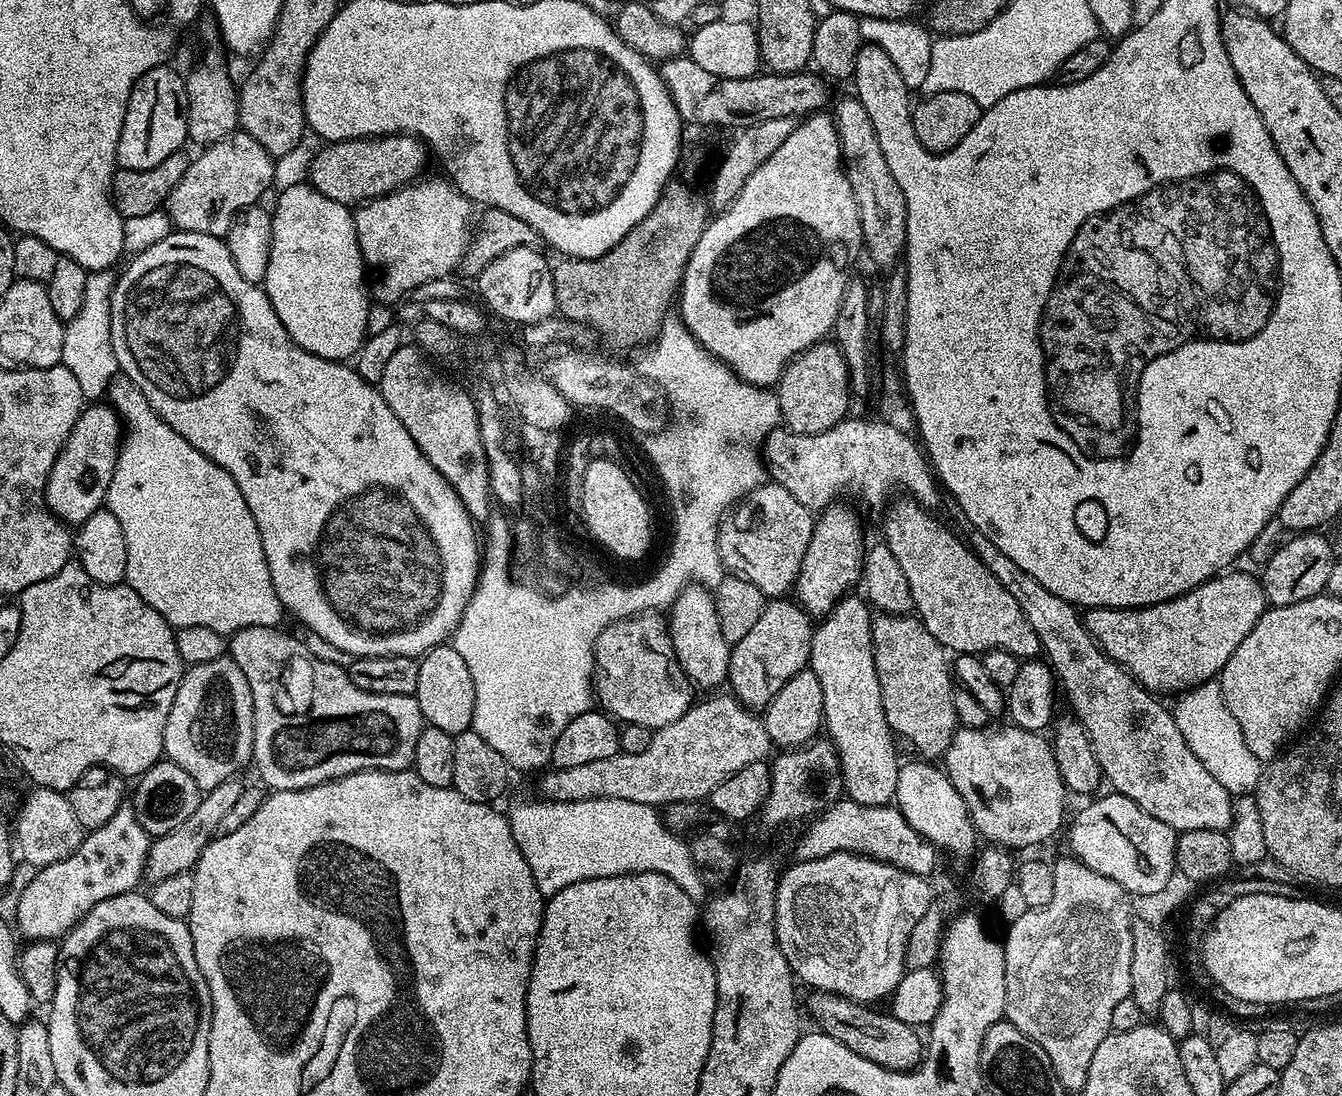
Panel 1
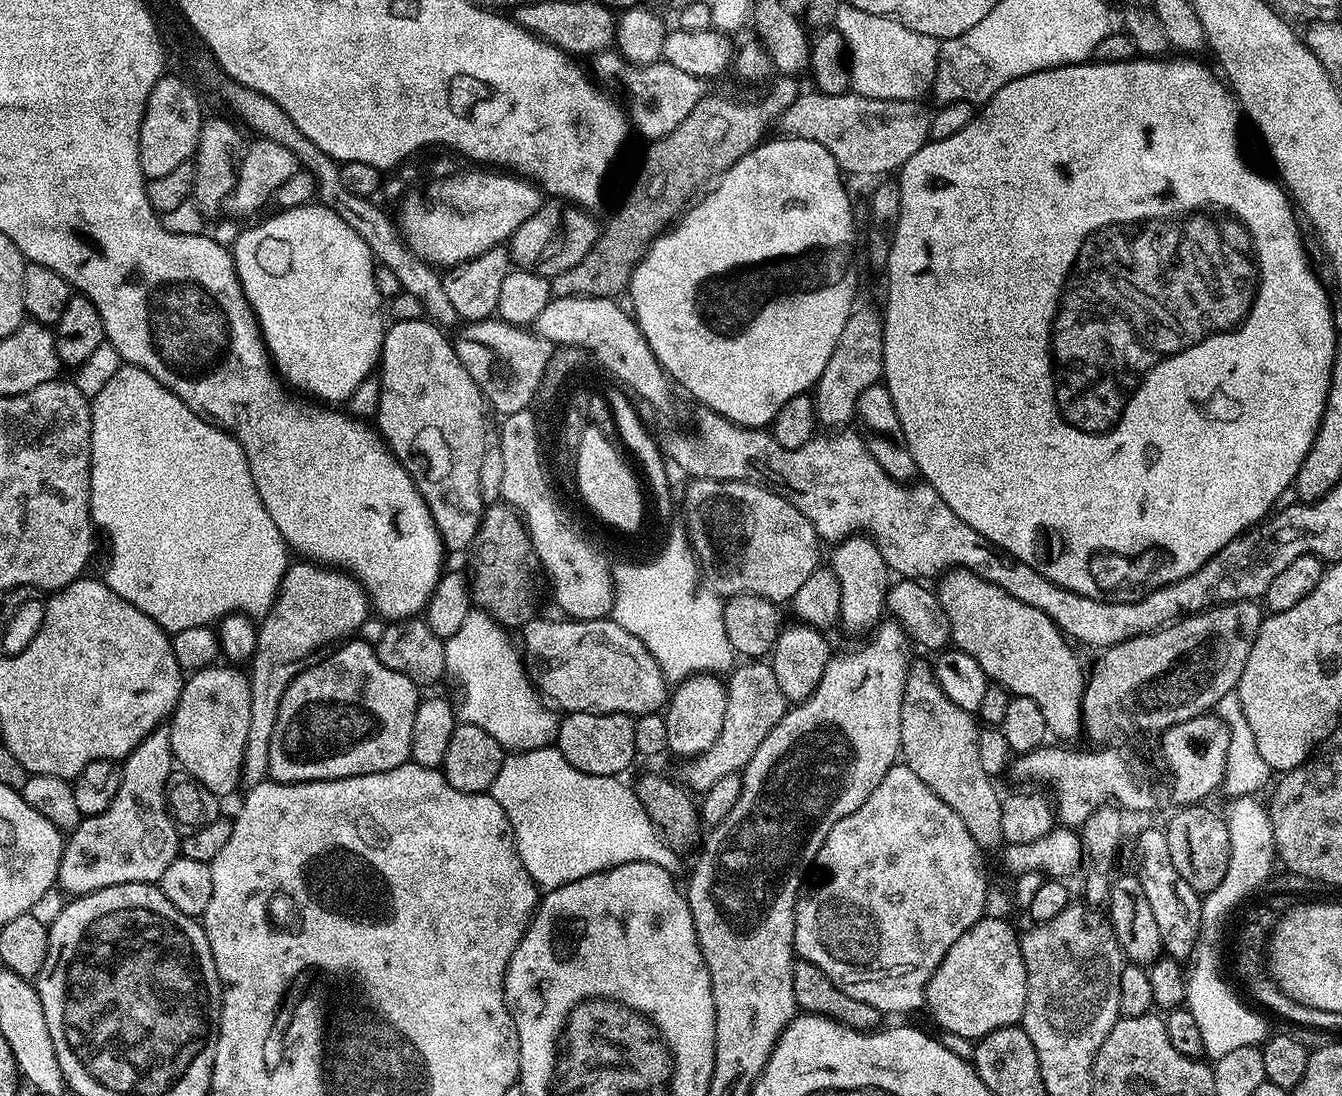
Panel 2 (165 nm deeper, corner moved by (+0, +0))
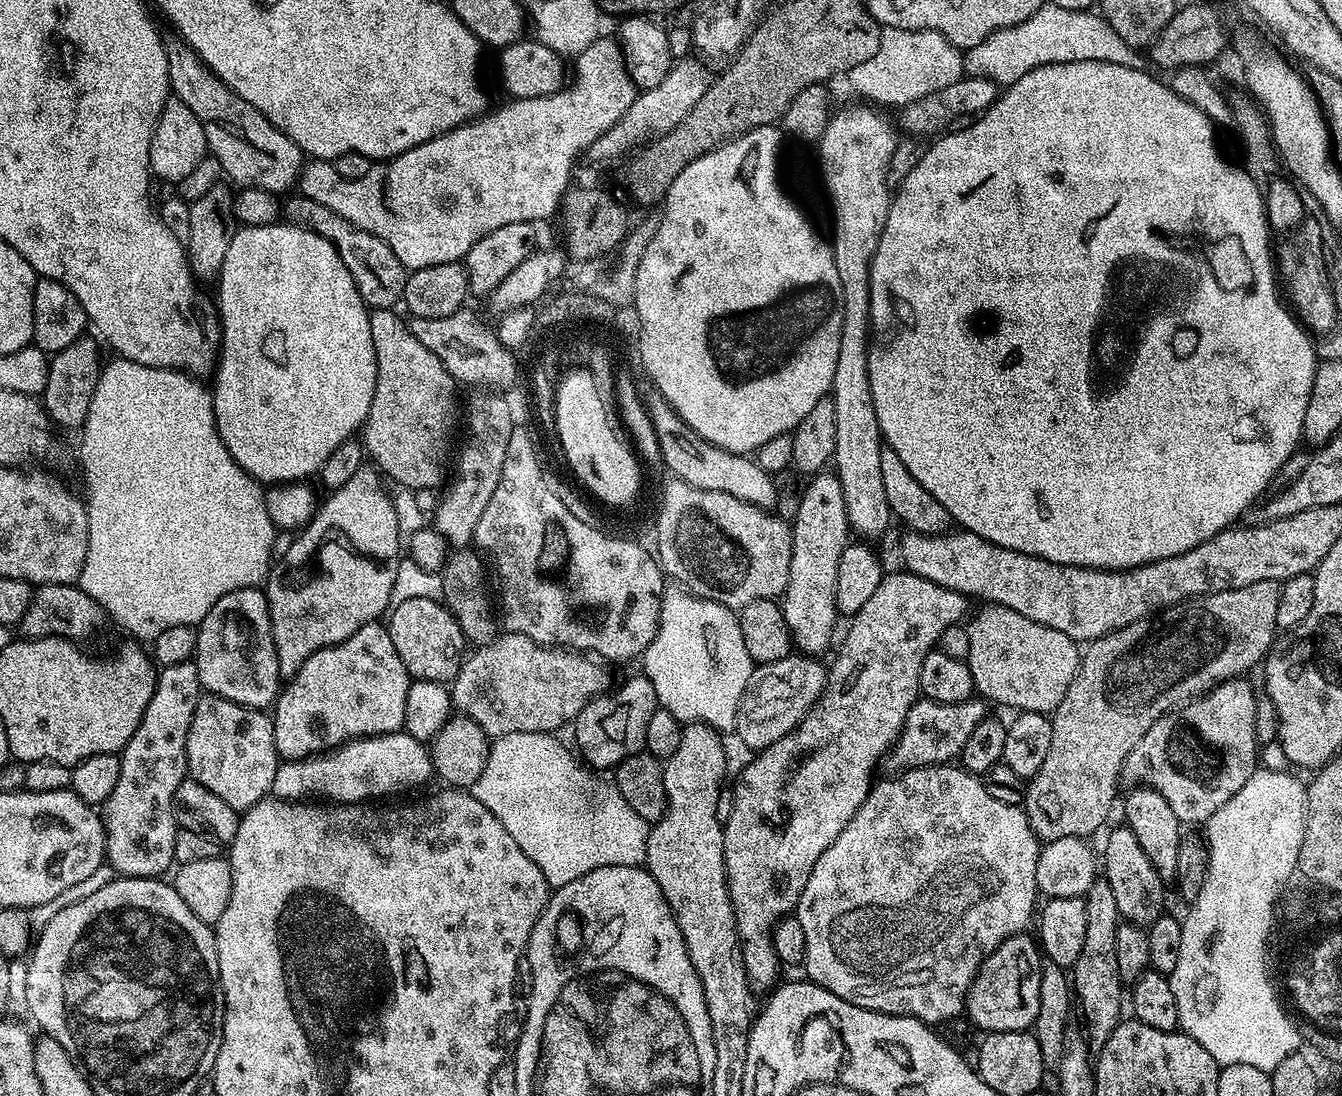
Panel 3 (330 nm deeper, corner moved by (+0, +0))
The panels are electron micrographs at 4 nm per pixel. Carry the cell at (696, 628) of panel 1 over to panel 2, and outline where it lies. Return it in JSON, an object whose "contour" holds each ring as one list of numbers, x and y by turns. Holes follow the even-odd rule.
{"contour":[[697,674,681,680,671,689,666,711,663,713,666,722,668,752,671,755,695,758,700,756,722,734,722,722,726,722,726,698,728,685,719,675]]}

